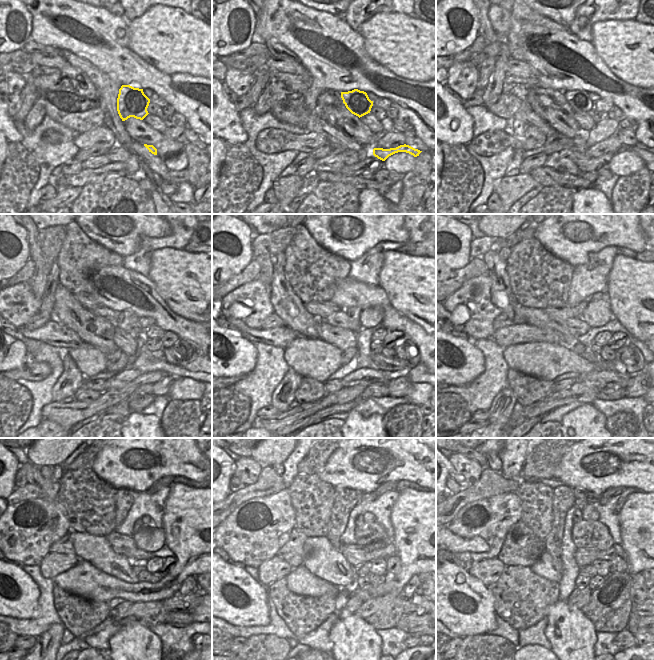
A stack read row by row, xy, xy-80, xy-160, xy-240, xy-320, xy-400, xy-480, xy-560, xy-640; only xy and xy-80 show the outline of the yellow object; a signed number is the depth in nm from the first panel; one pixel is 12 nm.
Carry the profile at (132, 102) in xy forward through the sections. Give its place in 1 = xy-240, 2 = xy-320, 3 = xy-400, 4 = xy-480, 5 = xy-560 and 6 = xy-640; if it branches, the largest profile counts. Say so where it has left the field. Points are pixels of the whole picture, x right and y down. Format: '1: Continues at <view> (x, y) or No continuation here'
1: Continues at xy-240 (128, 321)
2: Continues at xy-320 (353, 313)
3: Continues at xy-400 (578, 310)
4: Continues at xy-480 (138, 525)
5: Continues at xy-560 (359, 520)
6: Continues at xy-640 (577, 516).

